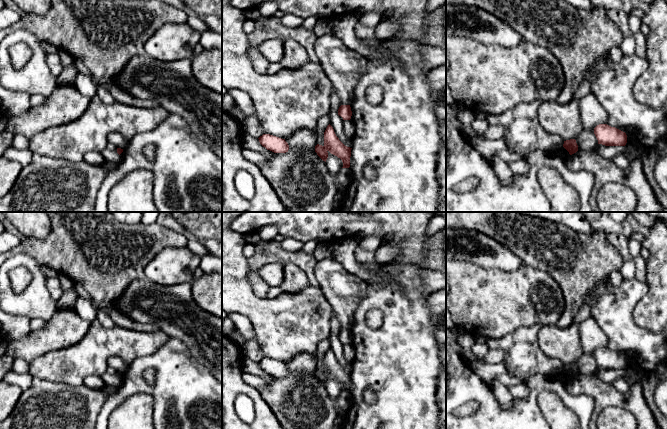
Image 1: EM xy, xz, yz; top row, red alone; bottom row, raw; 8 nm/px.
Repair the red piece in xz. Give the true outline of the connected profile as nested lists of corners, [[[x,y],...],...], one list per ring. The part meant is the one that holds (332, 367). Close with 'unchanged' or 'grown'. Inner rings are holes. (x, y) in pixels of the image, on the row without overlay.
[[[330,348],[327,350],[324,356],[324,369],[322,370],[317,368],[315,370],[315,376],[323,385],[326,386],[328,377],[330,376],[342,384],[342,392],[350,391],[351,373],[352,372],[345,370],[339,364]]] | unchanged

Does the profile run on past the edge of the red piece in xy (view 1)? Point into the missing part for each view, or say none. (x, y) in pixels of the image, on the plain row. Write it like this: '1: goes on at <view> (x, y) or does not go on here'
1: does not go on here

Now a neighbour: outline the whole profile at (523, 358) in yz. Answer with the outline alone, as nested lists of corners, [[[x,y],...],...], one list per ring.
[[[542,324],[521,327],[500,339],[489,339],[489,349],[504,352],[504,372],[524,381],[535,374],[555,375],[564,365],[557,359],[547,357],[539,348],[538,332]]]

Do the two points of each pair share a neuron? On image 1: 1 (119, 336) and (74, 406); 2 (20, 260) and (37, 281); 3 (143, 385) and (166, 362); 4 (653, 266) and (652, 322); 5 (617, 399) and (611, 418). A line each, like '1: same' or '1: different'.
1: different
2: same
3: same
4: same
5: different

